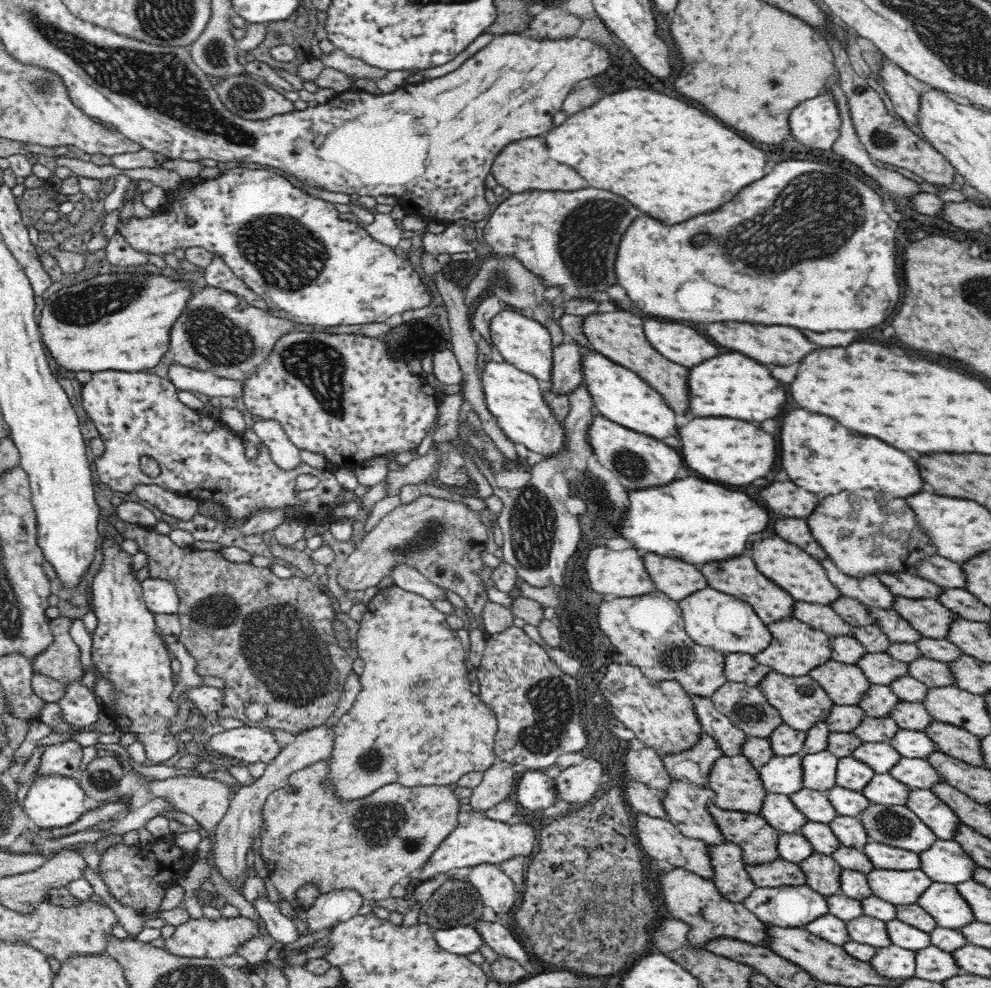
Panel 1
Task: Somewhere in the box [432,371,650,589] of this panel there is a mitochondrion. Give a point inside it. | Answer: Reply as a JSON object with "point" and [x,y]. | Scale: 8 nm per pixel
{"point":[533,530]}

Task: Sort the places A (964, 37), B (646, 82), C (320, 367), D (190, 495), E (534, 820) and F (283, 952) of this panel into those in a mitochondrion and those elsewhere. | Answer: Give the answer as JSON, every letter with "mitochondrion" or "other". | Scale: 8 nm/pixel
{"A":"mitochondrion","B":"other","C":"mitochondrion","D":"other","E":"other","F":"other"}

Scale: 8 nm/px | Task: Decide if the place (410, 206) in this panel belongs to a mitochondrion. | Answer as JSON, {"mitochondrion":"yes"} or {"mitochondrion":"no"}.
{"mitochondrion":"no"}

